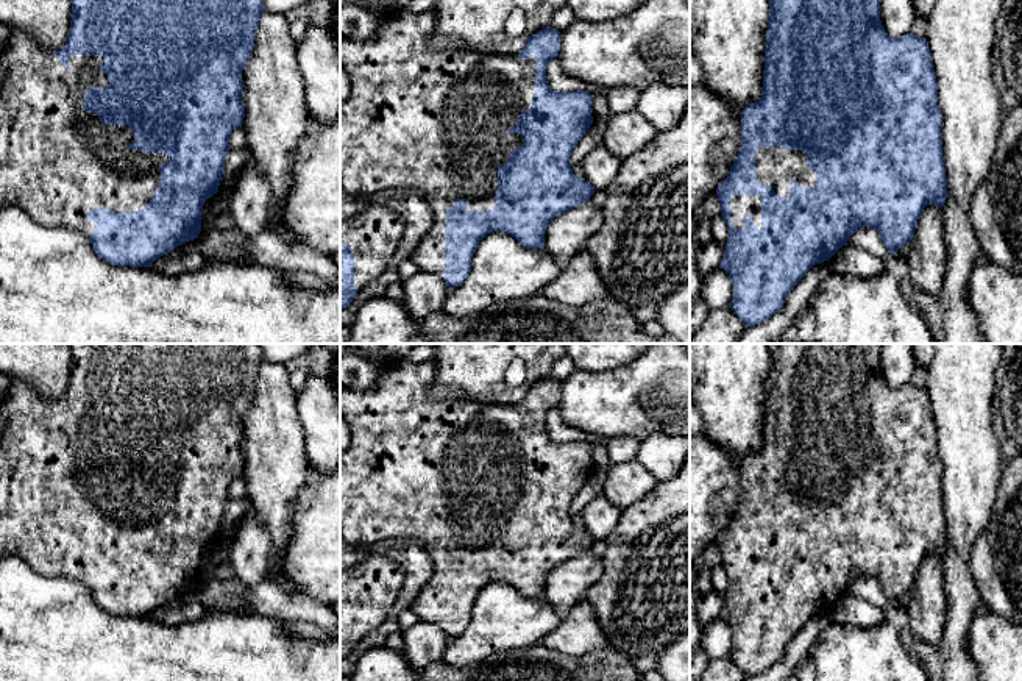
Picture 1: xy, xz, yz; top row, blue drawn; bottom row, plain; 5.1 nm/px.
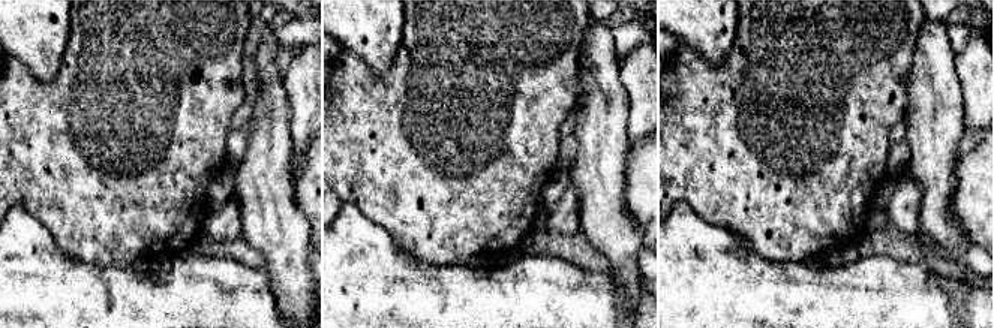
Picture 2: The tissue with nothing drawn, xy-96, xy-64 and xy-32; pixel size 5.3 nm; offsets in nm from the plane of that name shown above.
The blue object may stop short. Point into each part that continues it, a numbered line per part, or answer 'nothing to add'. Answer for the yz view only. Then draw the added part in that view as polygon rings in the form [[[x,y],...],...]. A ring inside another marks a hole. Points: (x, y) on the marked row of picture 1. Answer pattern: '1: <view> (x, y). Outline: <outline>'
1: yz (776, 166). Outline: [[[758,147],[755,156],[757,181],[771,186],[779,197],[788,197],[791,181],[807,189],[816,186],[816,173],[807,166],[805,150]]]

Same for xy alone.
1: xy (58, 161). Outline: [[[12,30],[0,52],[0,209],[17,206],[42,226],[67,228],[90,237],[92,230],[98,226],[87,219],[90,209],[106,208],[128,214],[150,203],[161,186],[158,169],[169,161],[169,155],[126,148],[126,144],[136,142],[128,125],[103,125],[98,116],[81,108],[86,89],[106,89],[111,83],[100,70],[103,61],[103,56],[70,55],[66,69],[53,52],[44,50],[25,33]]]

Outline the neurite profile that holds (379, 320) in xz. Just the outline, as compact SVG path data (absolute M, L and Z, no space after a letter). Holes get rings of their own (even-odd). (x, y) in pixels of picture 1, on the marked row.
M387 297L367 300L356 312L346 344L431 344L404 308Z

